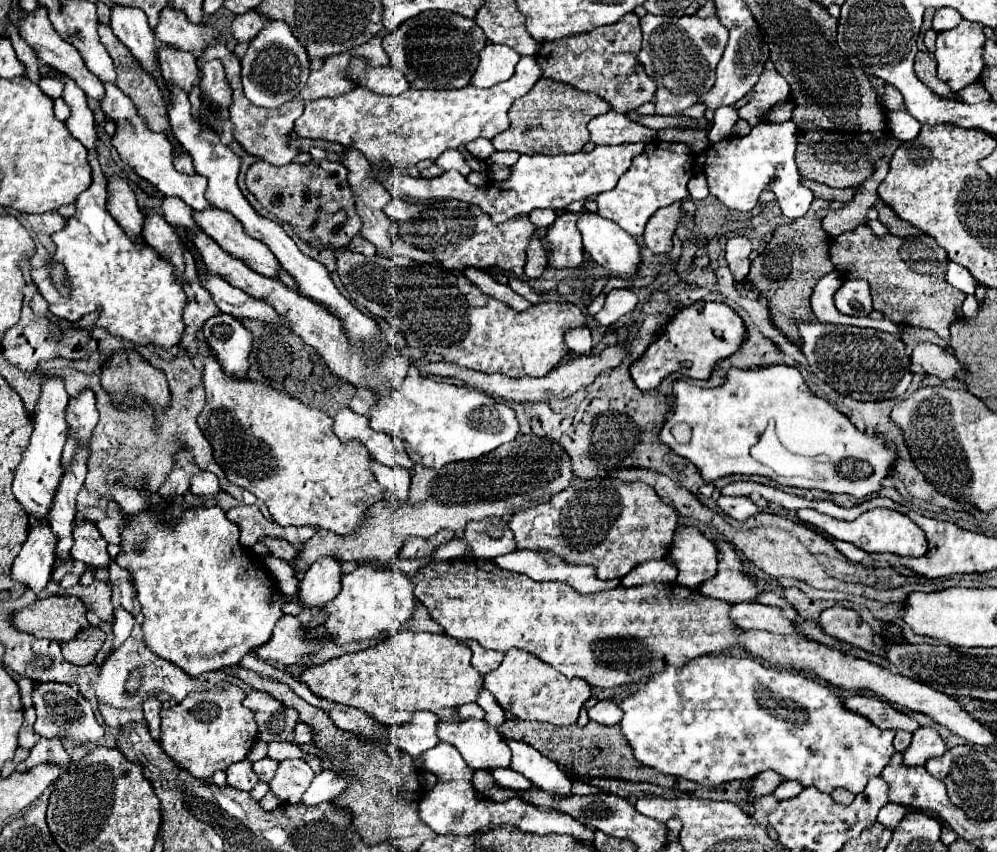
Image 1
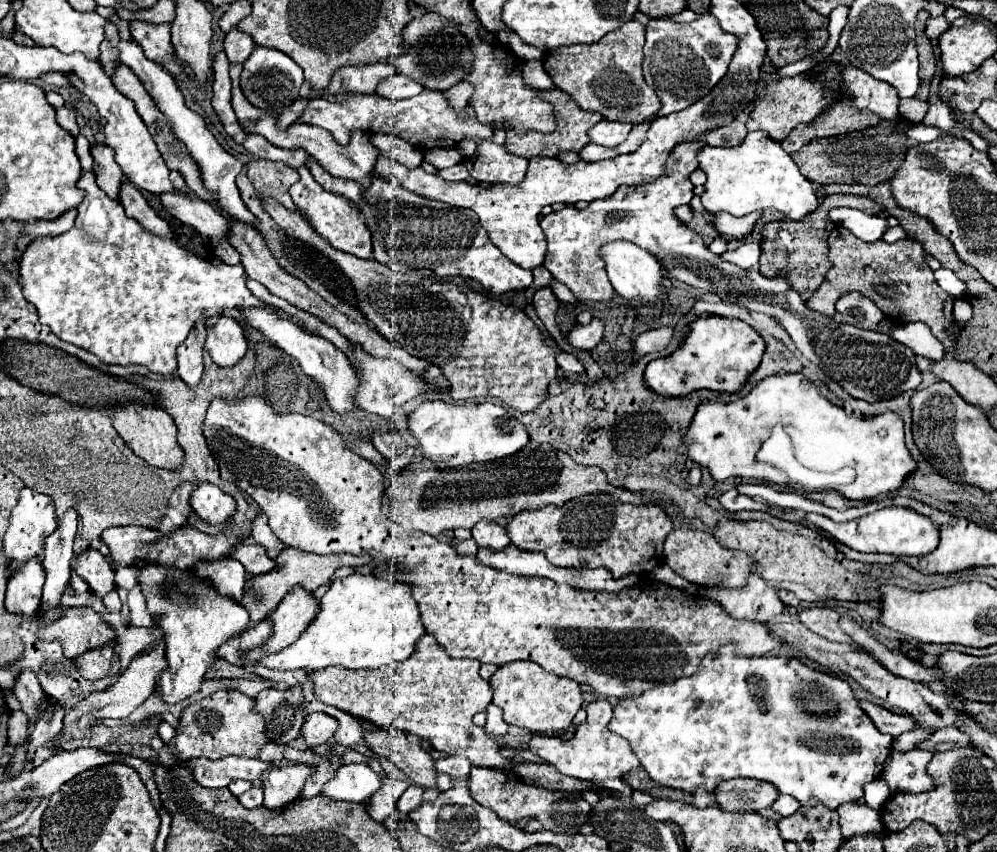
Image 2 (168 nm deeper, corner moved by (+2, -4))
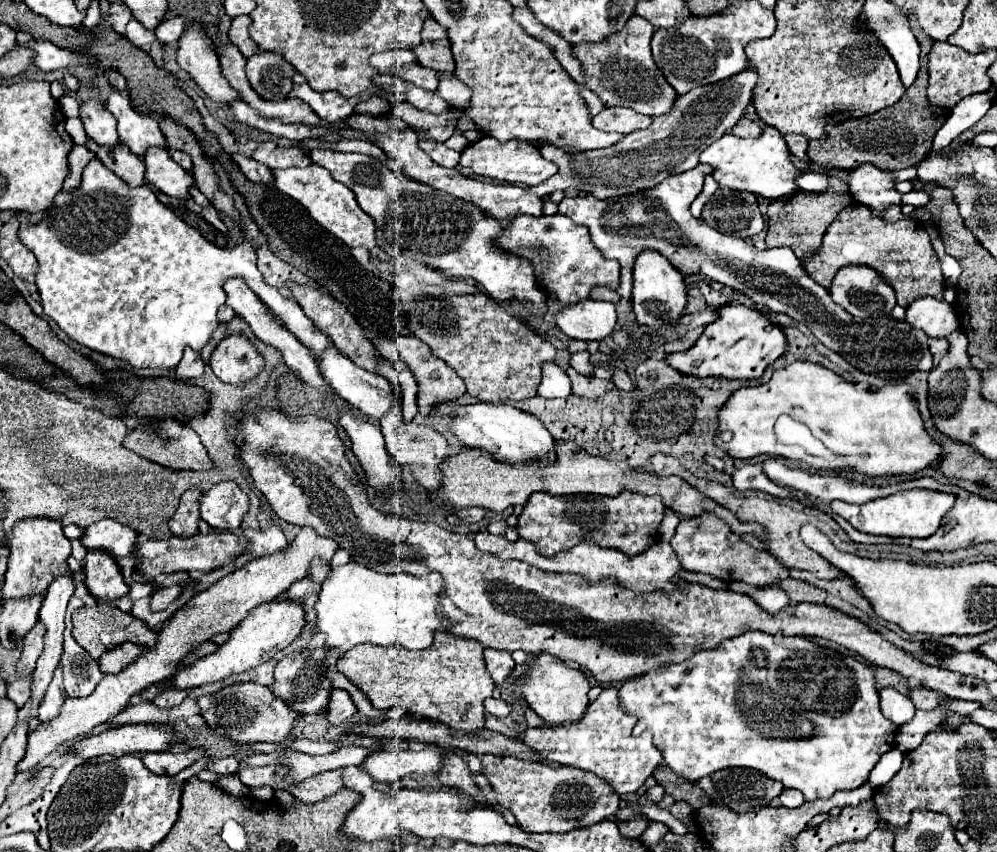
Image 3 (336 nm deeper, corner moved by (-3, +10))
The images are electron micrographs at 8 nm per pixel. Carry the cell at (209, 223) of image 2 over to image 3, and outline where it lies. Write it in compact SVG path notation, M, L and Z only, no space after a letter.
M150 148L148 156L144 156L146 164L146 180L152 182L160 192L180 198L192 200L190 188L194 186L194 176L188 174L180 164L176 164L168 150L164 148Z

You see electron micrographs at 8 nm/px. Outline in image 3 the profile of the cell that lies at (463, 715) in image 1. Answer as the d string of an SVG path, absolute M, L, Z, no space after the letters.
M486 698L484 700L484 708L486 708L488 714L492 714L496 718L504 718L510 712L510 706L504 700L500 700L500 698Z

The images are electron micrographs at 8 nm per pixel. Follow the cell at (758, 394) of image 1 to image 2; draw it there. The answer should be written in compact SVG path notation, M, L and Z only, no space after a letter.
M803 374L769 376L747 396L729 404L701 402L687 430L687 438L691 440L689 458L693 458L699 466L709 468L711 476L719 482L731 476L743 476L781 484L781 476L785 480L785 474L755 460L757 450L771 436L775 424L783 424L791 430L799 452L823 452L821 472L831 474L831 478L823 480L807 478L807 488L789 480L789 488L805 492L835 490L849 500L869 500L879 494L899 490L905 478L909 478L909 474L917 468L917 462L905 446L903 418L897 412L885 412L869 418L847 414L841 406L823 398L815 384Z

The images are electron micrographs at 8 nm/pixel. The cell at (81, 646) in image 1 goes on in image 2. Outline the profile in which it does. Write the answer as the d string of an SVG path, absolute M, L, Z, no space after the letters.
M103 646L97 650L89 650L87 654L81 654L73 662L75 662L81 676L85 676L87 680L99 680L99 678L105 678L109 674L113 654L115 652L111 646Z

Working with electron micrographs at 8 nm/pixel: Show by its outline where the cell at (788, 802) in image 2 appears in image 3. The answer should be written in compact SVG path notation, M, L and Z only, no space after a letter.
M784 790L778 798L780 798L782 806L786 806L786 808L798 808L804 804L804 796L800 790Z

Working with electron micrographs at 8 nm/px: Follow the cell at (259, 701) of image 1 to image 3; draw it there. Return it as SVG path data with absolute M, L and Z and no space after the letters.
M318 648L312 652L298 652L288 658L282 658L280 664L276 666L274 672L274 684L272 684L272 694L276 698L282 698L286 706L302 716L306 714L318 714L322 708L328 704L328 692L330 692L330 682L326 678L326 670L322 670L326 648Z

